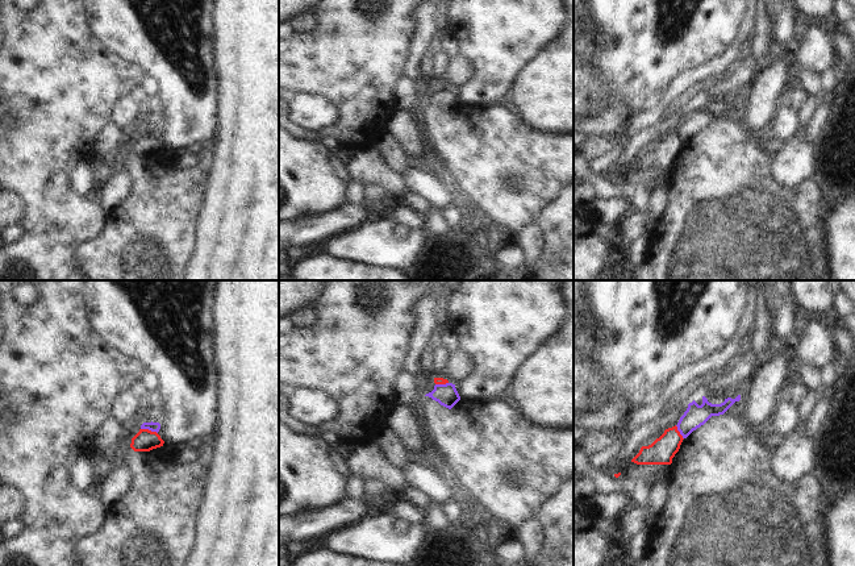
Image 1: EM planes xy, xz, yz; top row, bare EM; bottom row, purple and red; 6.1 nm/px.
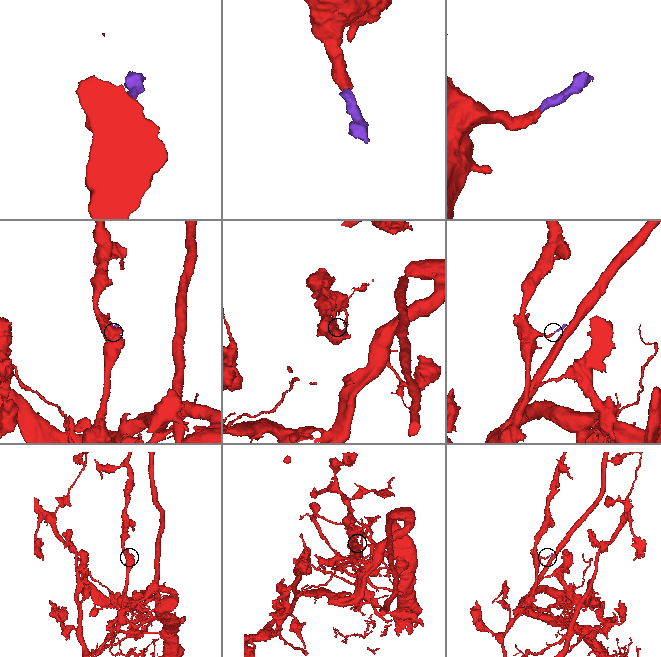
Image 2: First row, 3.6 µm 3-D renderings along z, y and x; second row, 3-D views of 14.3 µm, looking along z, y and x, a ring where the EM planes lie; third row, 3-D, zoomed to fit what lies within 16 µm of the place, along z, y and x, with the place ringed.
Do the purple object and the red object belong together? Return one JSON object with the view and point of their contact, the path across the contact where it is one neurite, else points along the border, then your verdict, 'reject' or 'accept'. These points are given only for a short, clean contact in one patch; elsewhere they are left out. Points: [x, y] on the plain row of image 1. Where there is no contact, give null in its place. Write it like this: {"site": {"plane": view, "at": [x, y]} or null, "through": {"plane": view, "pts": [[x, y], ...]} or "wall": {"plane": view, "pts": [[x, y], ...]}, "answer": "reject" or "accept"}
{"site": {"plane": "xy", "at": [149, 134]}, "wall": {"plane": "xy", "pts": [[141, 133], [147, 133], [157, 138]]}, "answer": "reject"}

